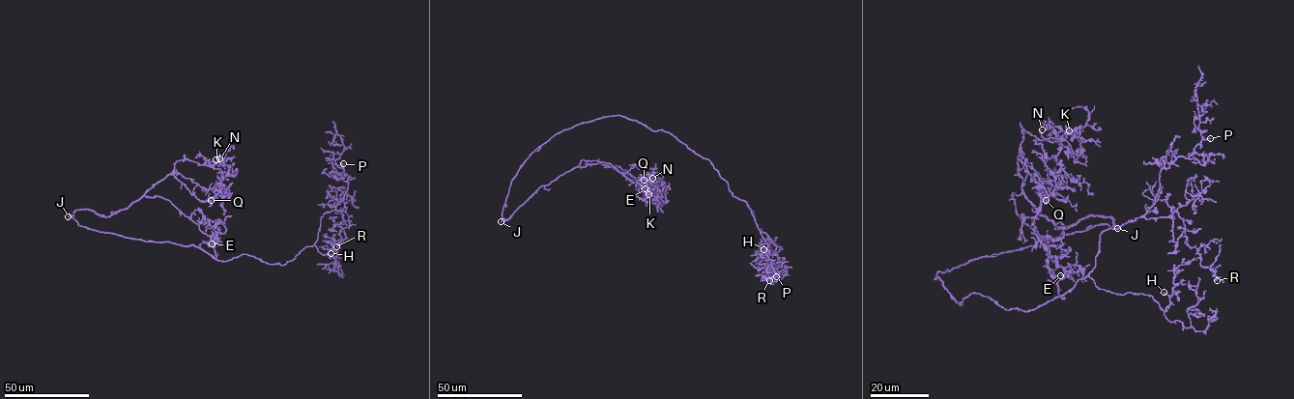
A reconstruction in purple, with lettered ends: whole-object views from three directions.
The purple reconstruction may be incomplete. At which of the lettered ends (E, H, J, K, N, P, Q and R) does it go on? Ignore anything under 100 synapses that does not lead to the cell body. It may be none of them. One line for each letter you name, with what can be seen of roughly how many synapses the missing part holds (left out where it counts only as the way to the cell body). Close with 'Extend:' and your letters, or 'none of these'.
Q: Roughly 130 synapses
Extend: J, Q

